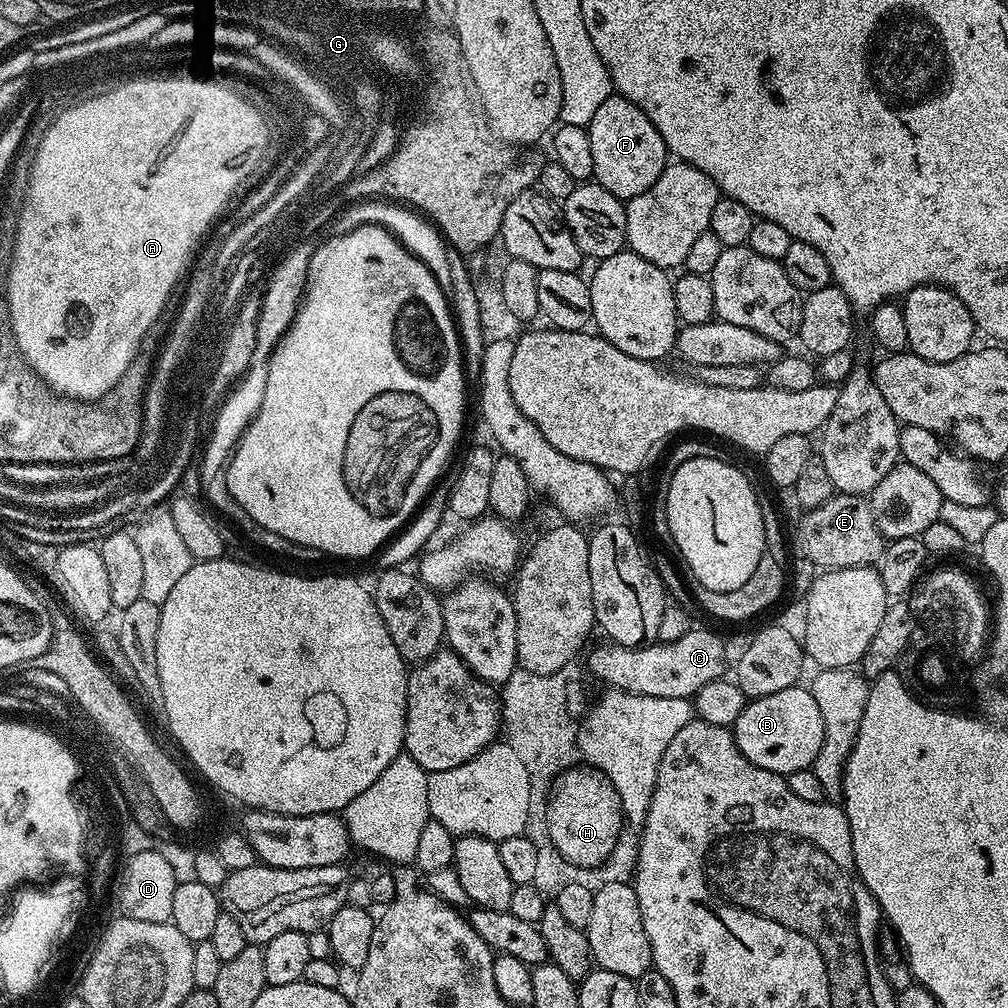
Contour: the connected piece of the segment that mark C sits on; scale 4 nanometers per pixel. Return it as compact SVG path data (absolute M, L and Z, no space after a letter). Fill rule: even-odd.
M694 626L678 642L645 644L642 648L627 648L621 644L603 642L592 653L589 651L588 668L592 676L609 689L633 692L639 696L654 698L695 698L698 690L708 682L714 682L725 675L724 663L728 652L724 640L708 628Z

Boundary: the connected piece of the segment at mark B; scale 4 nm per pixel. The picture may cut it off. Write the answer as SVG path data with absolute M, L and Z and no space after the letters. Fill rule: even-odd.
M807 687L778 690L778 694L757 696L745 703L736 719L734 735L738 750L750 763L786 778L798 770L811 768L818 758L824 741L822 713Z

